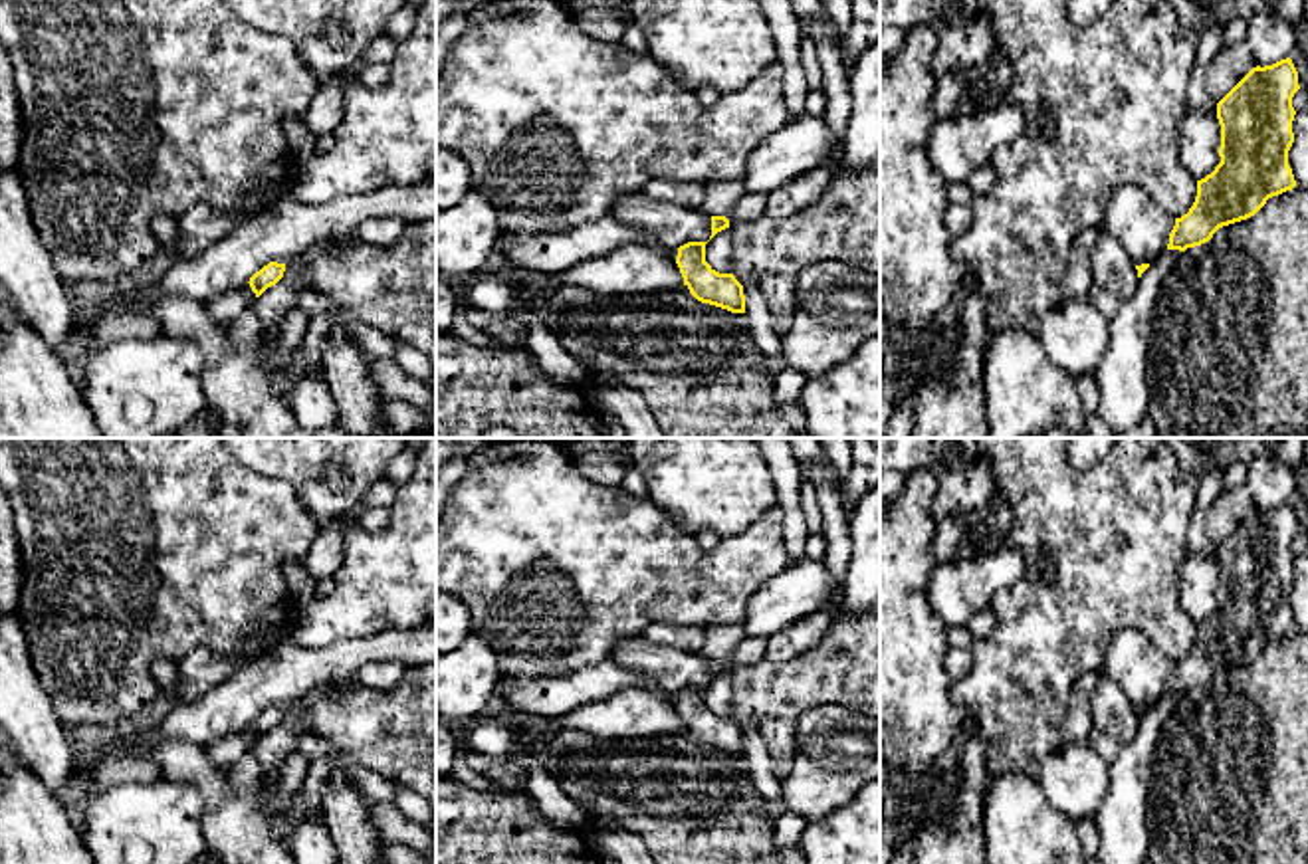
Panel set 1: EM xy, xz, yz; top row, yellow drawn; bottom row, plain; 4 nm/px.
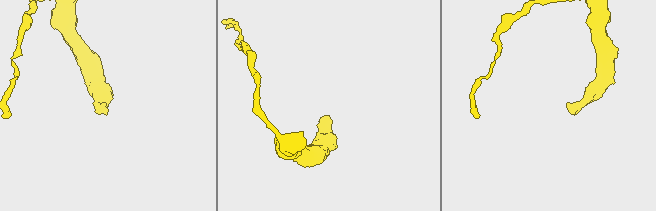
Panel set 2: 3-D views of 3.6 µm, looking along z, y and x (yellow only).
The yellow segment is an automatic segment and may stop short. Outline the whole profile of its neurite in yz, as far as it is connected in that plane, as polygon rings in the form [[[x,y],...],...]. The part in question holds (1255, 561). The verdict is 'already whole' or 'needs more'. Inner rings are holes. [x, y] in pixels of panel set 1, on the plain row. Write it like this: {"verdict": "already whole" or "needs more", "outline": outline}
{"verdict": "already whole", "outline": [[[1290,501],[1272,509],[1253,511],[1219,547],[1217,563],[1221,569],[1221,606],[1211,618],[1197,624],[1197,640],[1193,650],[1169,678],[1167,694],[1185,696],[1201,690],[1213,678],[1229,668],[1254,660],[1268,642],[1278,640],[1296,630],[1292,612],[1288,608],[1288,594],[1294,587],[1292,541],[1300,533],[1298,515]]]}

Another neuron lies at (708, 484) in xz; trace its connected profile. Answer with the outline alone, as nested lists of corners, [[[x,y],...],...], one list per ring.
[[[630,438],[626,452],[646,480],[650,499],[692,535],[698,531],[737,535],[777,505],[775,482],[755,438]]]

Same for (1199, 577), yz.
[[[1189,551],[1177,583],[1177,602],[1197,624],[1205,622],[1221,606],[1221,569],[1217,555]]]

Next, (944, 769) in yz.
[[[961,733],[955,745],[931,767],[931,787],[939,799],[945,799],[951,795],[957,757],[959,757],[963,739],[965,739],[965,733]]]

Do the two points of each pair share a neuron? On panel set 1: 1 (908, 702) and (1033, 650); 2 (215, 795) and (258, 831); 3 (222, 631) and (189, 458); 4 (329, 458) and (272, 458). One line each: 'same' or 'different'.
1: different
2: same
3: same
4: same

